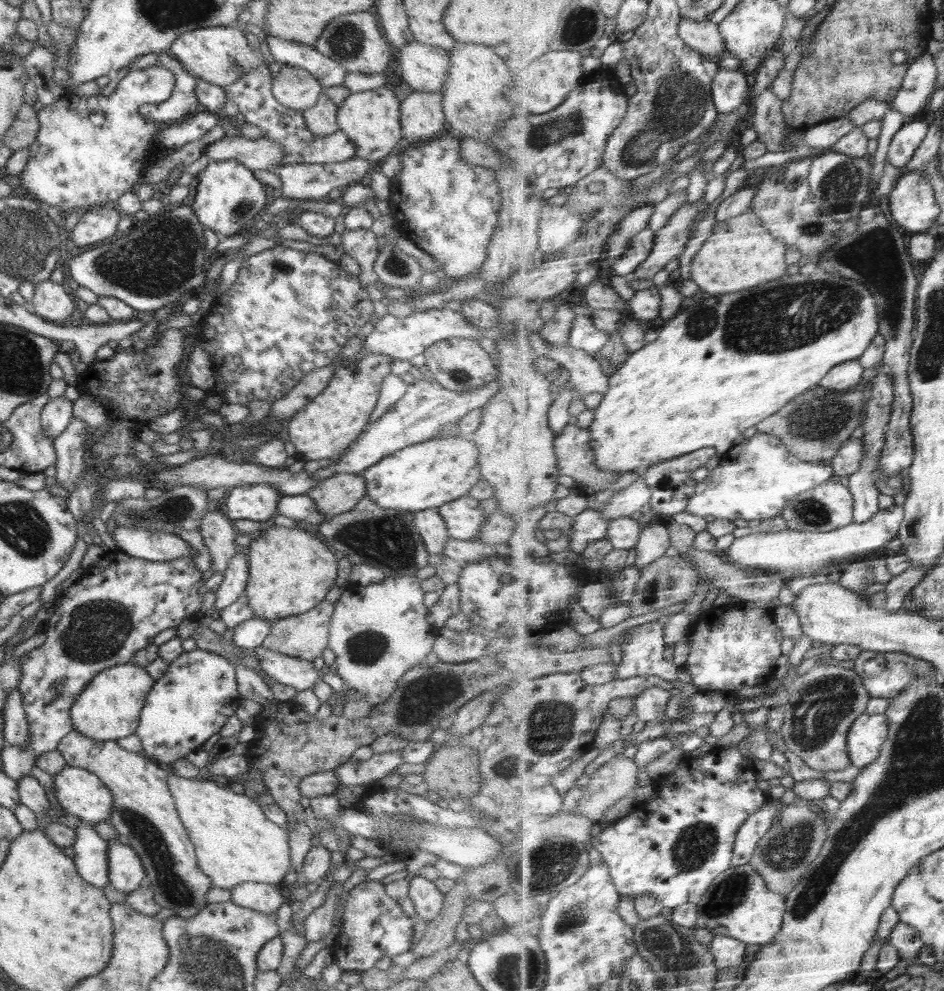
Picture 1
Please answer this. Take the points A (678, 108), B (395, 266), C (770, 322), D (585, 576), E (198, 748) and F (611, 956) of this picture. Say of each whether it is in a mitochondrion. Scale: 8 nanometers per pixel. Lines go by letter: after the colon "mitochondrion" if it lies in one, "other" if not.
A: mitochondrion
B: mitochondrion
C: mitochondrion
D: other
E: other
F: other

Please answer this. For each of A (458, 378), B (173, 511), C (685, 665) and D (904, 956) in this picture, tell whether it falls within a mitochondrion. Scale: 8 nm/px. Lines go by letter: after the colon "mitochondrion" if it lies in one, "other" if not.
A: mitochondrion
B: mitochondrion
C: other
D: other

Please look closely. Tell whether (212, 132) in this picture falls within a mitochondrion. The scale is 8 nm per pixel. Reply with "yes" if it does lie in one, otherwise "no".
no

